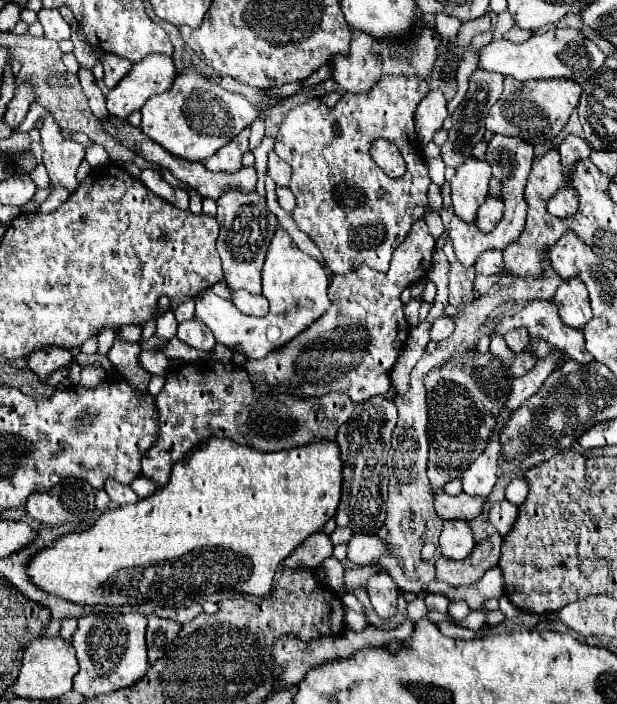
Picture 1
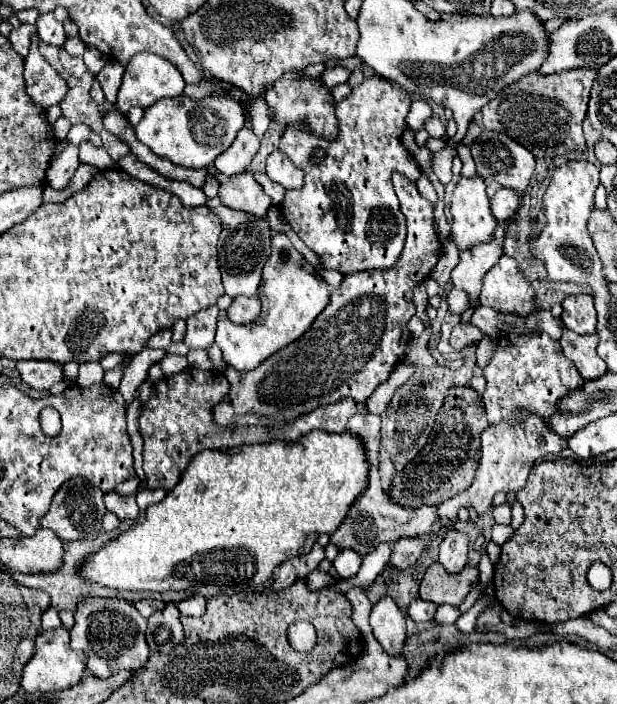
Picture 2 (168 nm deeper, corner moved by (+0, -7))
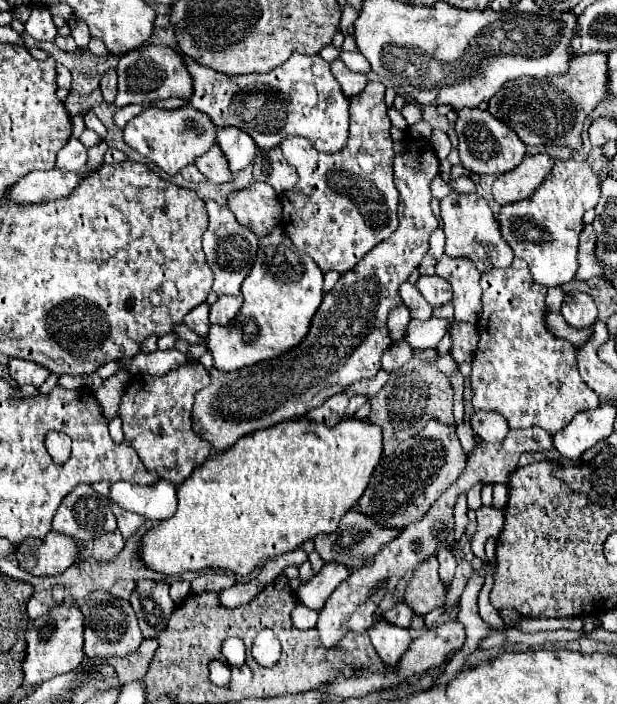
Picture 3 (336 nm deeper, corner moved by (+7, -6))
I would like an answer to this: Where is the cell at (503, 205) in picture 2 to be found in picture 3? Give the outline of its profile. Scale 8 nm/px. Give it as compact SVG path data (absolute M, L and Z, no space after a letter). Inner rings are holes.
M547 154L525 156L519 168L501 174L493 184L493 198L497 204L505 206L517 200L525 200L533 190L543 182L547 172L551 170L553 160Z

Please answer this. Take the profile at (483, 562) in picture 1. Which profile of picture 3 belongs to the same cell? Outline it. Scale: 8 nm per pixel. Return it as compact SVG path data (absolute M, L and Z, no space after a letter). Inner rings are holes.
M429 558L421 564L421 568L413 574L407 590L405 590L405 602L413 608L415 614L425 616L433 608L439 608L445 604L447 586L441 584L439 572L437 572L437 558Z

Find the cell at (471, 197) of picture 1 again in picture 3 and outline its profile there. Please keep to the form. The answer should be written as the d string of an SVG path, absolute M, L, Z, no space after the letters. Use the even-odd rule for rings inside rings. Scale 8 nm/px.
M449 192L445 198L439 200L439 206L441 206L443 230L447 236L445 254L449 254L453 258L459 258L459 256L471 258L481 272L493 270L493 268L505 268L513 262L513 250L503 240L499 224L495 220L489 204L485 202L485 198L481 198L479 194Z

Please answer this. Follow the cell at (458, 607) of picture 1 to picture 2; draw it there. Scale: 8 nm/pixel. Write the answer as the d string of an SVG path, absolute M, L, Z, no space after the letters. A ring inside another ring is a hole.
M442 605L436 609L436 615L434 615L434 621L440 623L440 625L452 625L456 619L460 617L460 611L458 607L450 607L450 605Z

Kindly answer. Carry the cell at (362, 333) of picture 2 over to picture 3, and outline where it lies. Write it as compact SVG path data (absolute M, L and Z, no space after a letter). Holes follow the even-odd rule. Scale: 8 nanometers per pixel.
M403 142L407 144L407 152L395 154L393 162L395 186L399 190L399 228L389 240L377 244L357 268L345 272L335 288L325 294L321 308L313 316L309 336L297 348L249 368L235 372L211 368L211 384L197 392L191 418L193 430L209 440L217 452L231 448L239 438L255 430L301 418L353 382L371 380L381 370L381 356L393 344L387 318L397 304L403 304L399 286L421 264L429 250L429 236L439 228L429 206L429 184L439 172L439 158L425 142Z

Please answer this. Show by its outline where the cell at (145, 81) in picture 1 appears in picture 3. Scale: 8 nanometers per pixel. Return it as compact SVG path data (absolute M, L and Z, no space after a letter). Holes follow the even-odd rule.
M153 44L147 48L139 48L133 52L127 52L121 56L117 66L119 76L119 94L115 98L115 108L123 108L129 104L151 104L157 100L165 100L171 96L177 98L191 98L191 76L181 60L181 56L165 46L165 44Z

